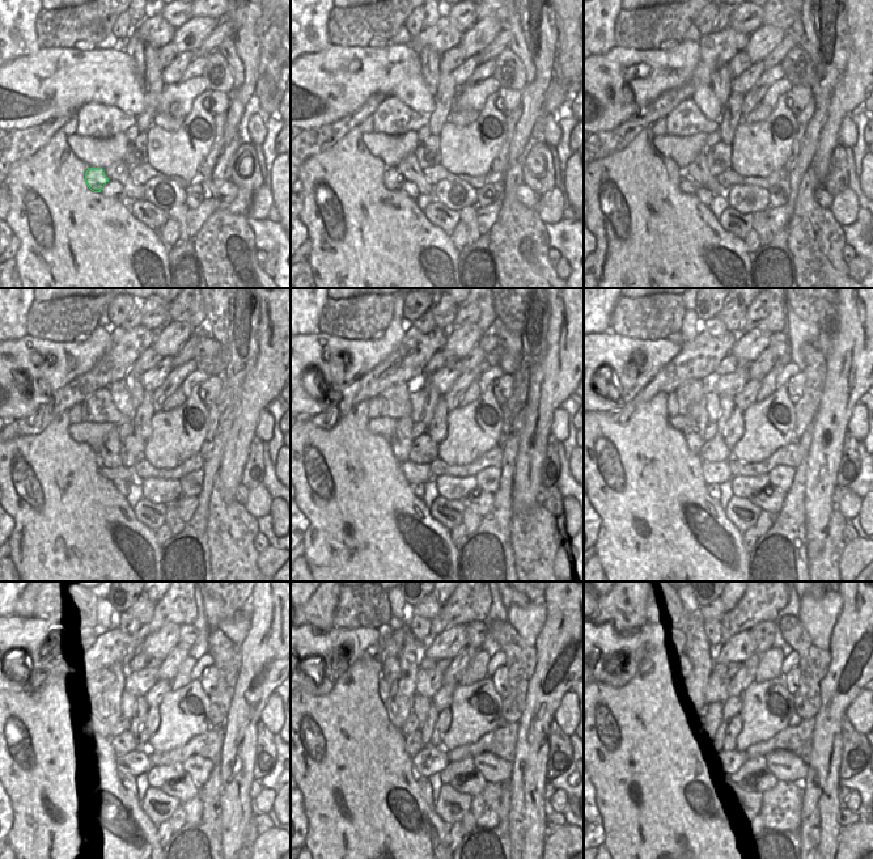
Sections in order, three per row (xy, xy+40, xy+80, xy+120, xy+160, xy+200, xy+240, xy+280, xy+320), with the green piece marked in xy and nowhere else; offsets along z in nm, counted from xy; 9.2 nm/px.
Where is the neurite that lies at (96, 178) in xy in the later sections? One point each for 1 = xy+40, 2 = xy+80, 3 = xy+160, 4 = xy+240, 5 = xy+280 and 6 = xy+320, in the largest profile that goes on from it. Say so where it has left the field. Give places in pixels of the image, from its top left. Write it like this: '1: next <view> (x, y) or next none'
1: next xy+40 (391, 178)
2: next xy+80 (687, 183)
3: next xy+160 (414, 473)
4: next xy+240 (136, 762)
5: next xy+280 (428, 761)
6: next xy+320 (728, 761)

